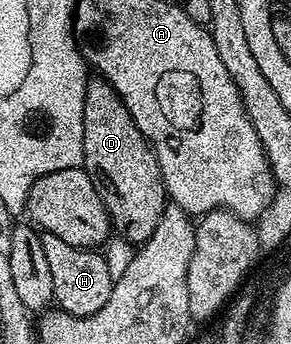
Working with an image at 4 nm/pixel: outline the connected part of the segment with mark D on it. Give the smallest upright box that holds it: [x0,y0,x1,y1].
[82,76,166,244]

